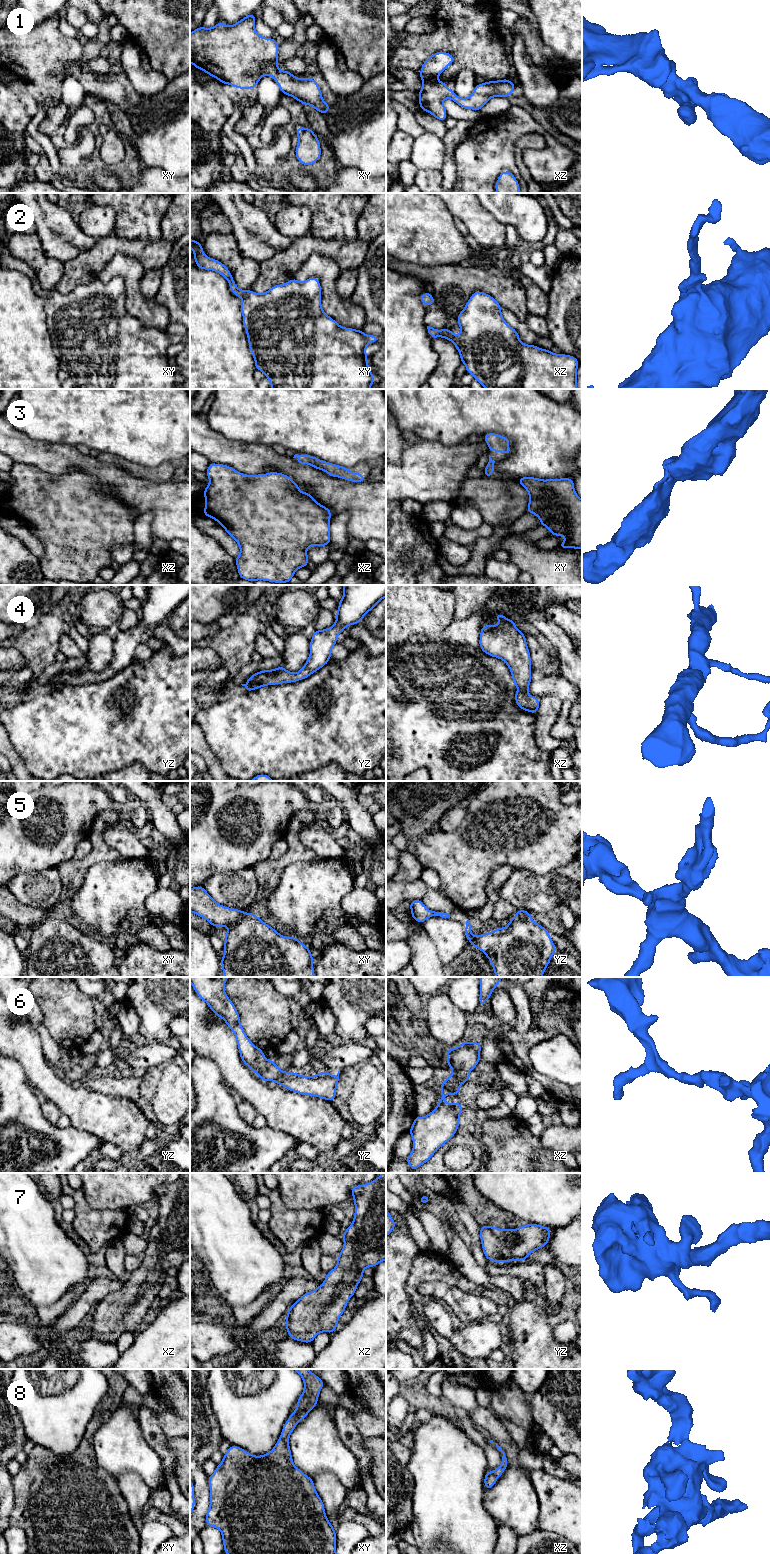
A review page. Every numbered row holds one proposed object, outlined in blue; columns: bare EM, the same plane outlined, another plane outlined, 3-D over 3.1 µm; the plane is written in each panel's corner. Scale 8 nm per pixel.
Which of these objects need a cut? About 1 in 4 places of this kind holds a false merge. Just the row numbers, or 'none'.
none

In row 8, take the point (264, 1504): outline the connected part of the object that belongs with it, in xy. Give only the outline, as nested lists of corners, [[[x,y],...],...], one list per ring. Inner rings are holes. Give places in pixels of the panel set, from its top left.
[[[293,1369],[303,1379],[304,1390],[296,1411],[282,1428],[274,1448],[262,1456],[231,1445],[222,1462],[208,1477],[210,1506],[206,1526],[218,1528],[226,1554],[336,1554],[336,1532],[325,1514],[313,1479],[298,1469],[289,1447],[290,1434],[317,1405],[324,1382],[308,1369]]]

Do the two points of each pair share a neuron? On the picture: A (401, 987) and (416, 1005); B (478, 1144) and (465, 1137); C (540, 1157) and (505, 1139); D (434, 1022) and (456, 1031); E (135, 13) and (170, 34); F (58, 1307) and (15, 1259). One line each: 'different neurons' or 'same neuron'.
A: same neuron
B: same neuron
C: same neuron
D: same neuron
E: same neuron
F: different neurons

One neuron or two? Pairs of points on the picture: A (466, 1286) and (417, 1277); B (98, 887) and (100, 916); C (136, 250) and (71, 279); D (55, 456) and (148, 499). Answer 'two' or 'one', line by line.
A: one
B: one
C: one
D: one

